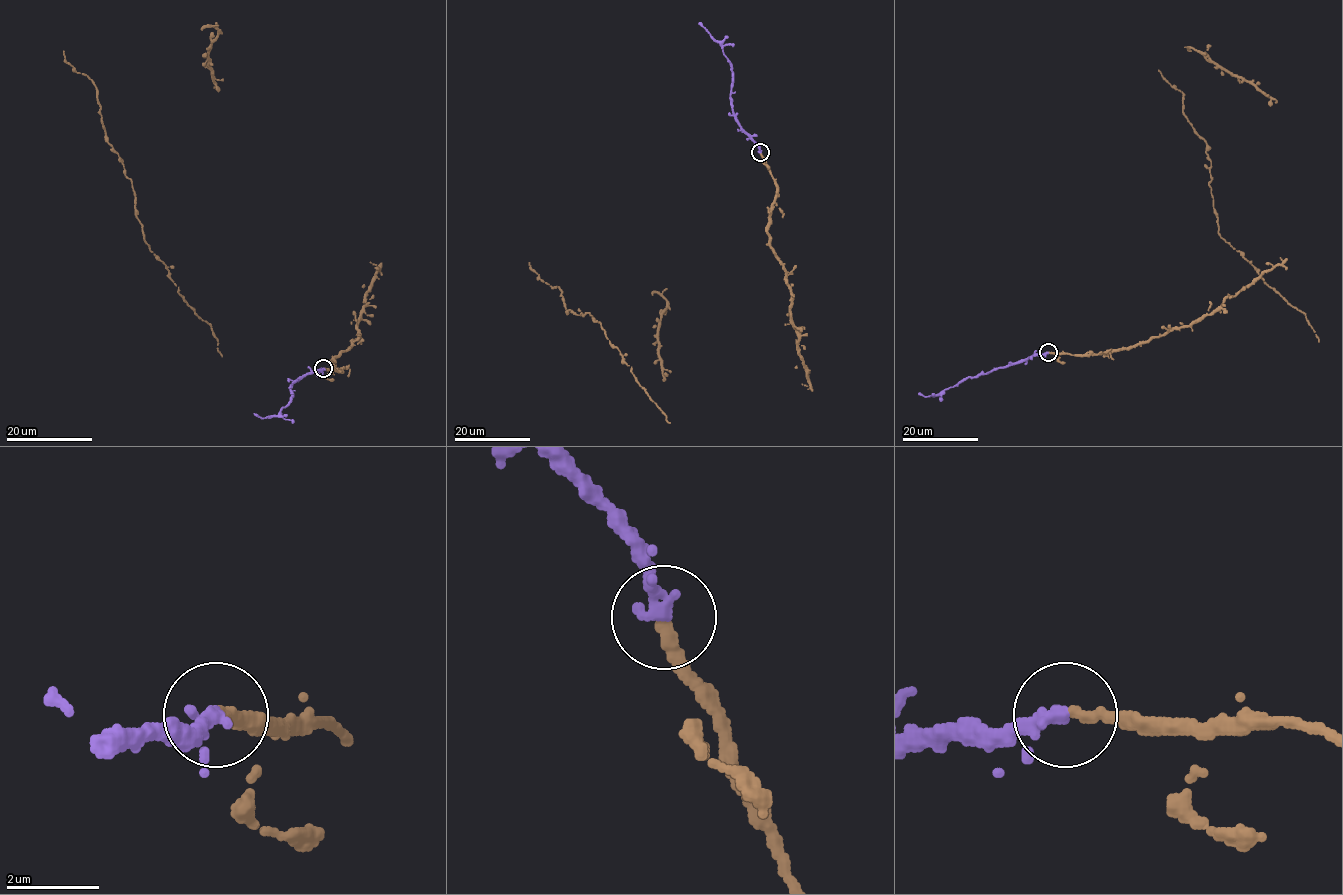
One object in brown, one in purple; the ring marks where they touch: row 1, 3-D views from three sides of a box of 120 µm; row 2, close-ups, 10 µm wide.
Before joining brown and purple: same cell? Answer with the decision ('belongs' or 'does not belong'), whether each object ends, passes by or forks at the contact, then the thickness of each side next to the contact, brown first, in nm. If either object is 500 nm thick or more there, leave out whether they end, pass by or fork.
belongs | brown ends | purple ends | 320/400 nm

